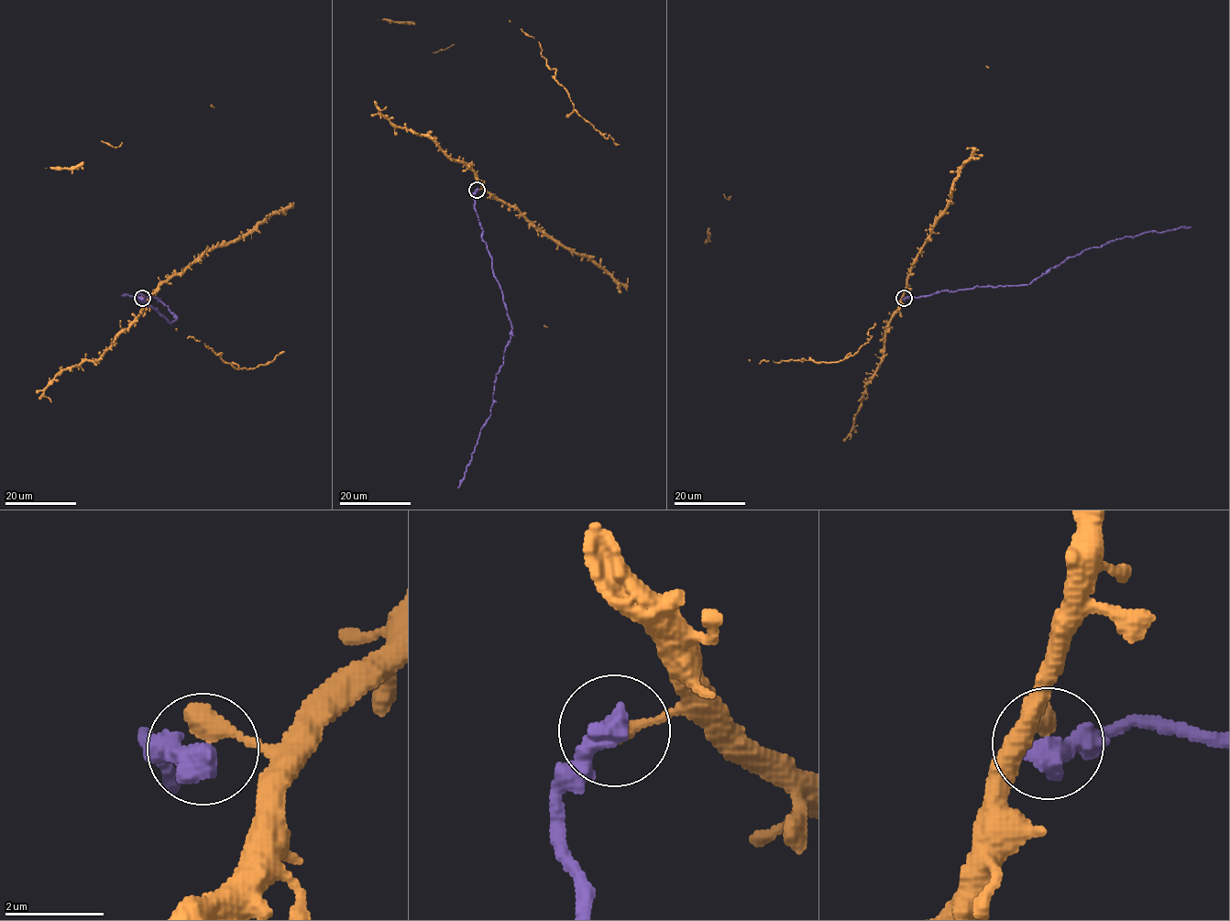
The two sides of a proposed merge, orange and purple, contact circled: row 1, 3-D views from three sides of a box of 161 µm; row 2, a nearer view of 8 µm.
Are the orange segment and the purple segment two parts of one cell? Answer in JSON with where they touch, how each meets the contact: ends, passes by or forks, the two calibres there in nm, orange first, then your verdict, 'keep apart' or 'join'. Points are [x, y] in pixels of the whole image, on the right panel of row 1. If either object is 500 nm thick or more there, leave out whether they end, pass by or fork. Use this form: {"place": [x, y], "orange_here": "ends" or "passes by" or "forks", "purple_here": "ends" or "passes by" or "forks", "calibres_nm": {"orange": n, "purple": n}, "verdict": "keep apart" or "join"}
{"place": [904, 298], "calibres_nm": {"orange": 440, "purple": 550}, "verdict": "keep apart"}

